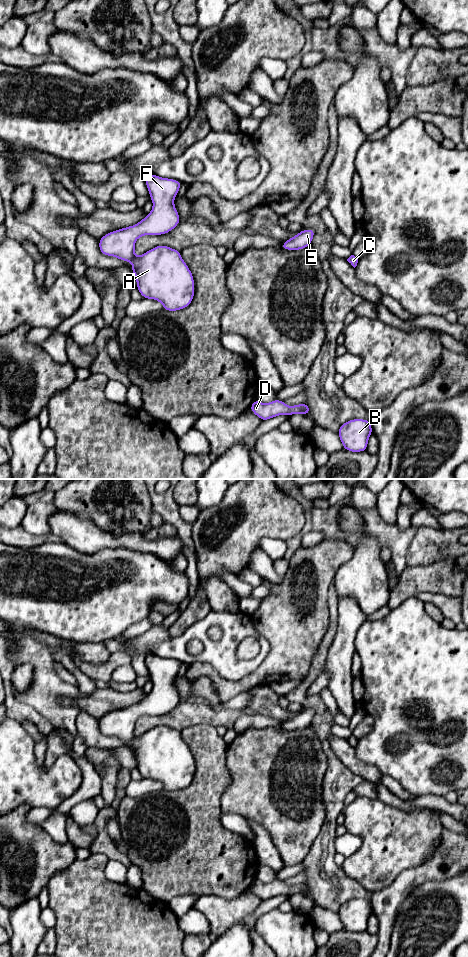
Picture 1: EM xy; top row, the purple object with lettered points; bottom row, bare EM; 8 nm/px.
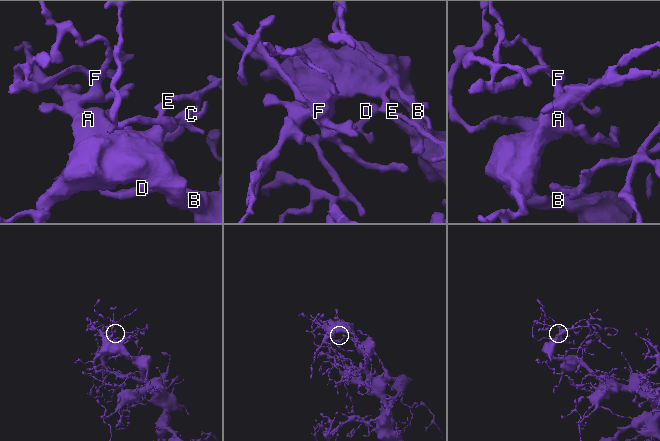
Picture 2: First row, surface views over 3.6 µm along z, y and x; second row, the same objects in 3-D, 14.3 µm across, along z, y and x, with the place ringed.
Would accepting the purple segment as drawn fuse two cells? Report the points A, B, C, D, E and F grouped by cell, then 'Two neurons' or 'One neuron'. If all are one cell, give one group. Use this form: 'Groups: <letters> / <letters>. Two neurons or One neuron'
Groups: A B C D E F. One neuron

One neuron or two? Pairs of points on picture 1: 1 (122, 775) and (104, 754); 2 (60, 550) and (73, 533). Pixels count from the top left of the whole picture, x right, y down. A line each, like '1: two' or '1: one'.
1: two
2: two

